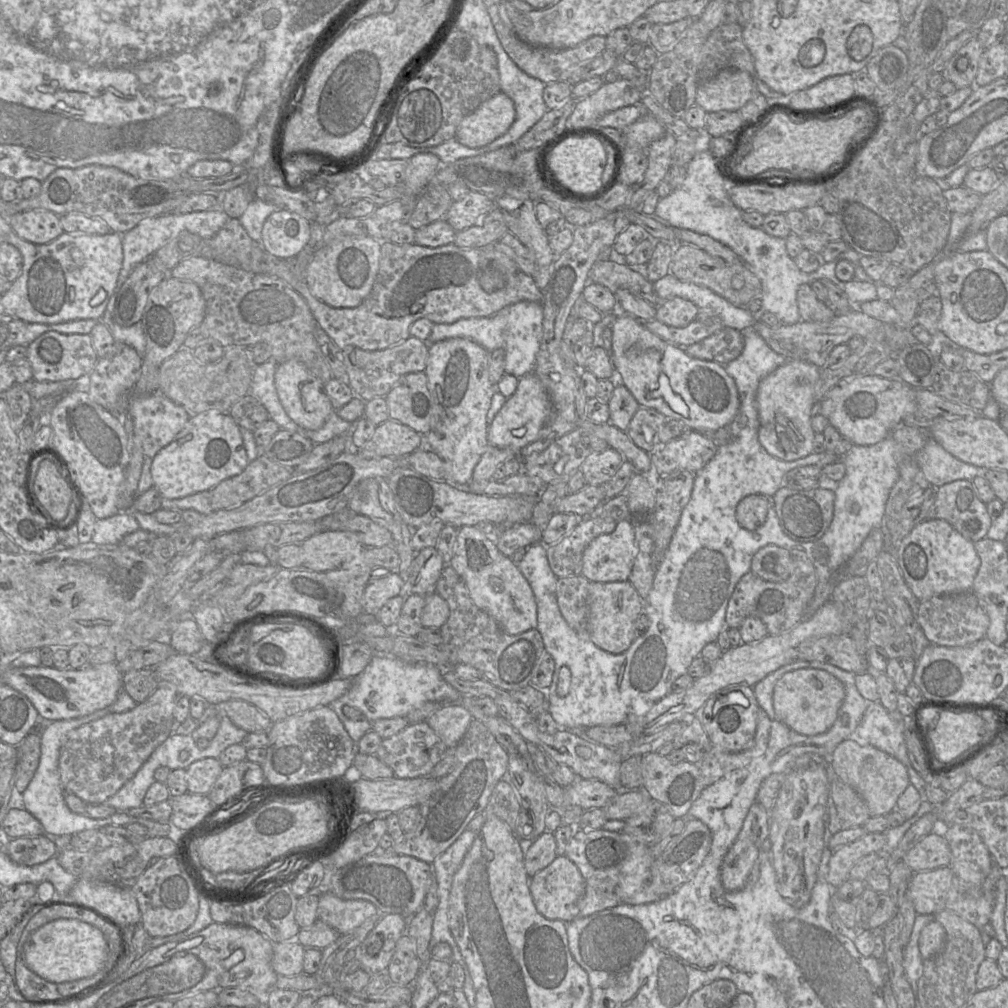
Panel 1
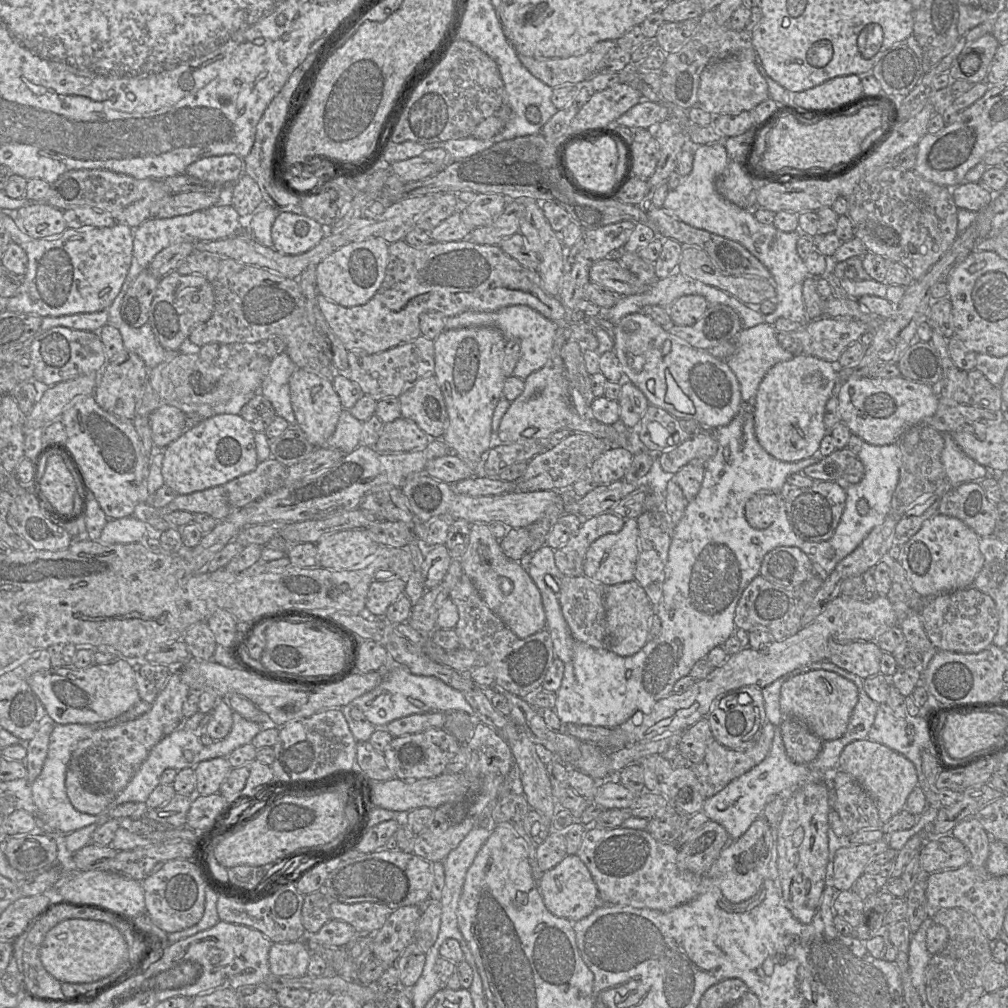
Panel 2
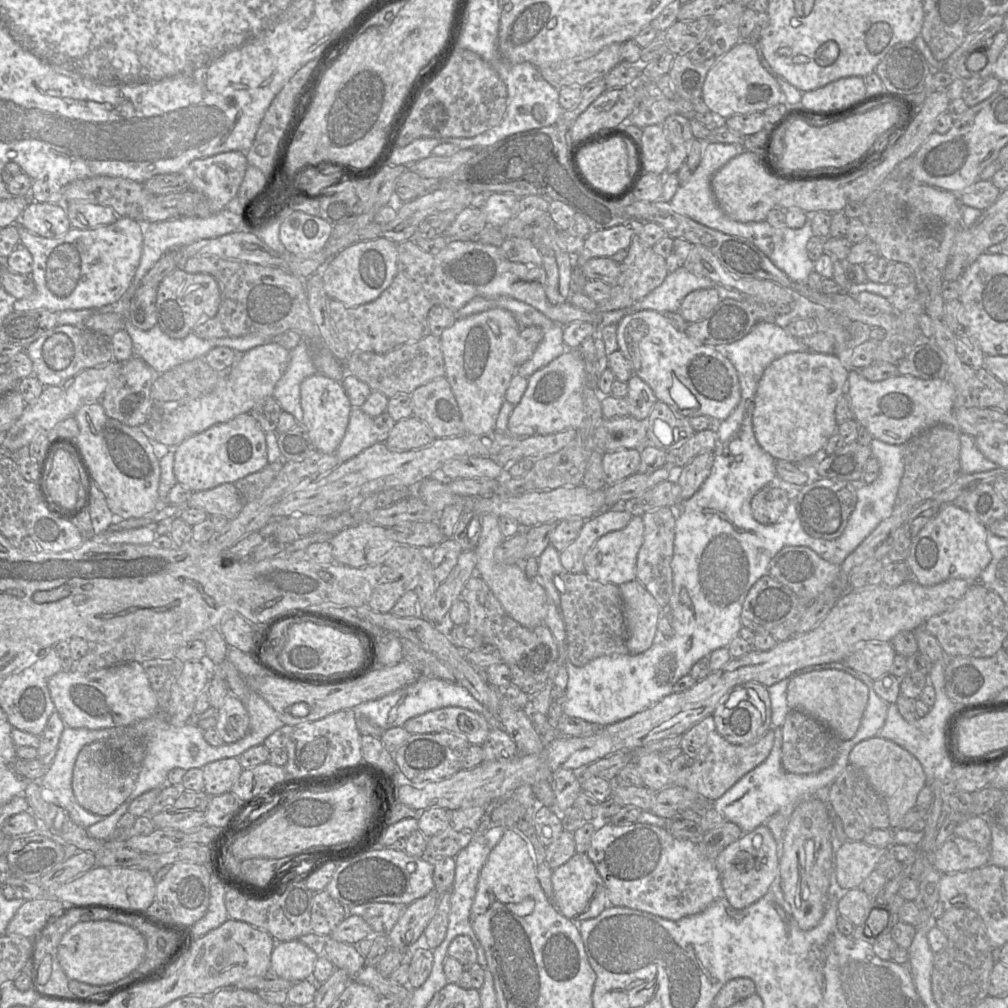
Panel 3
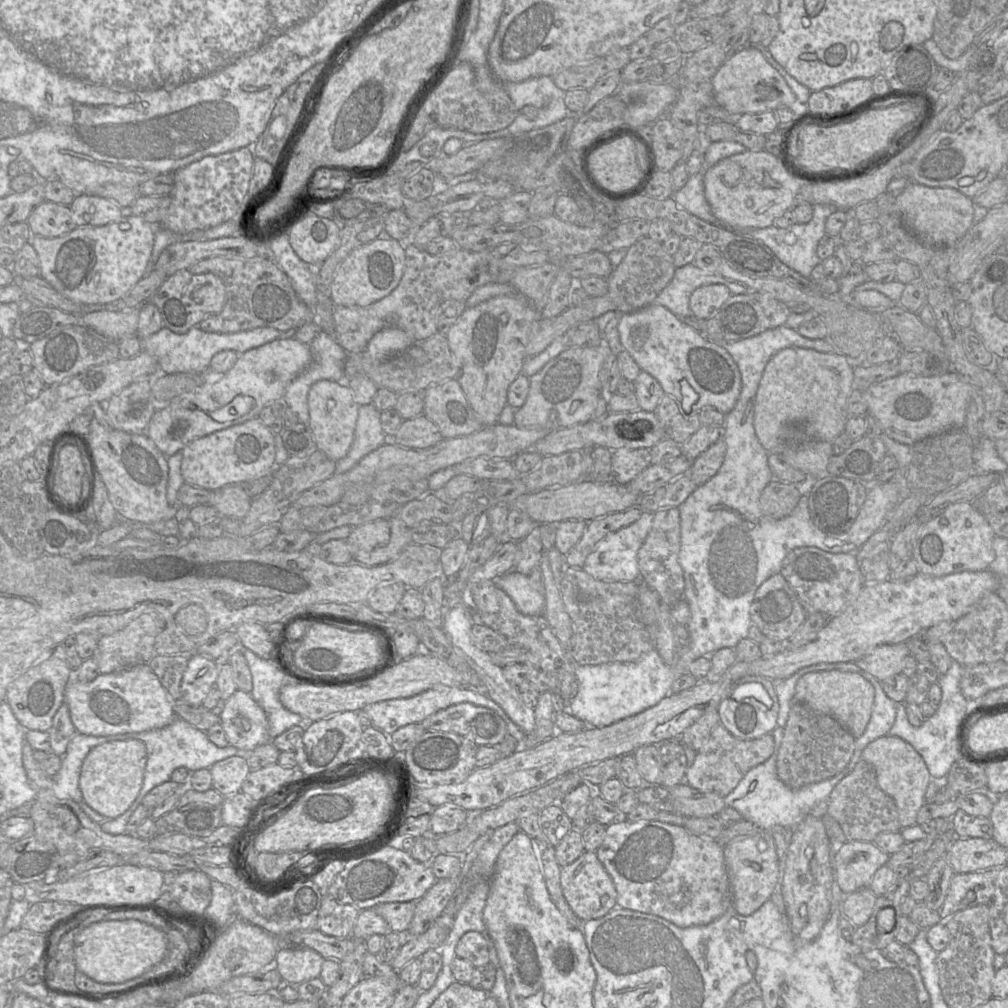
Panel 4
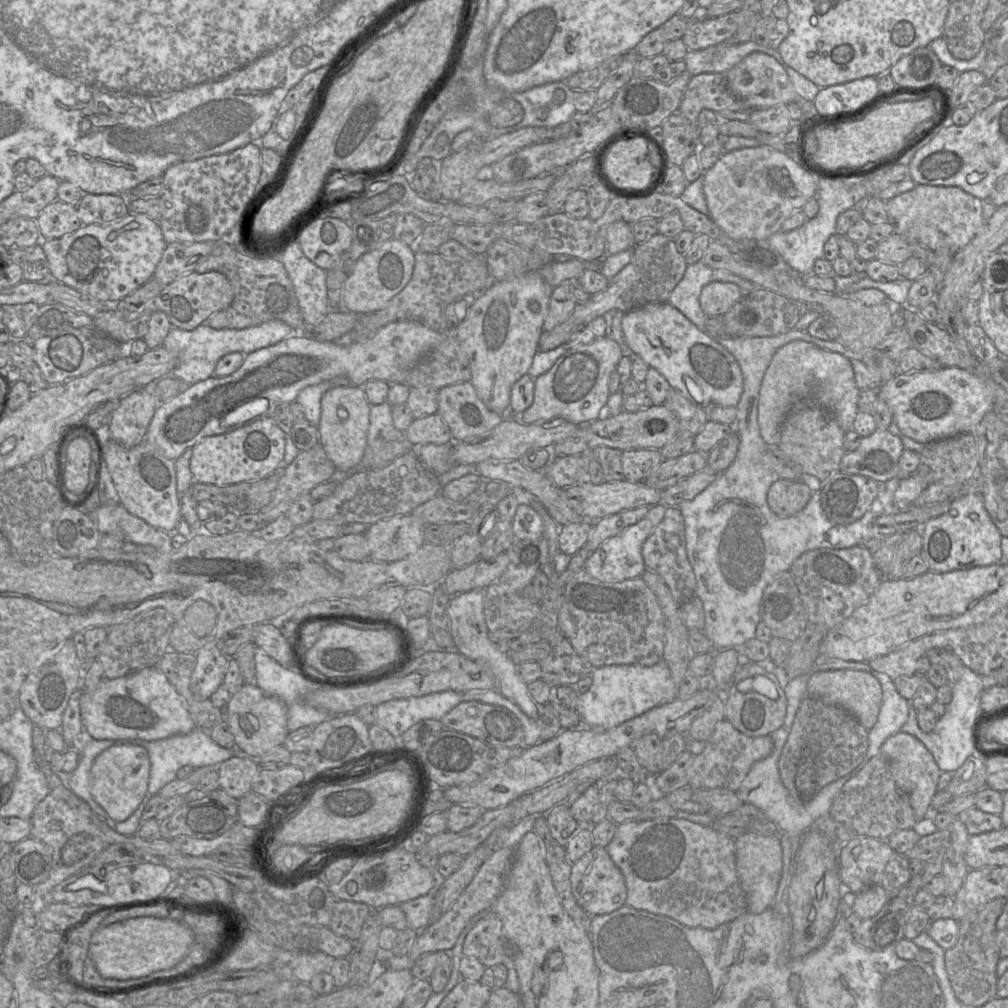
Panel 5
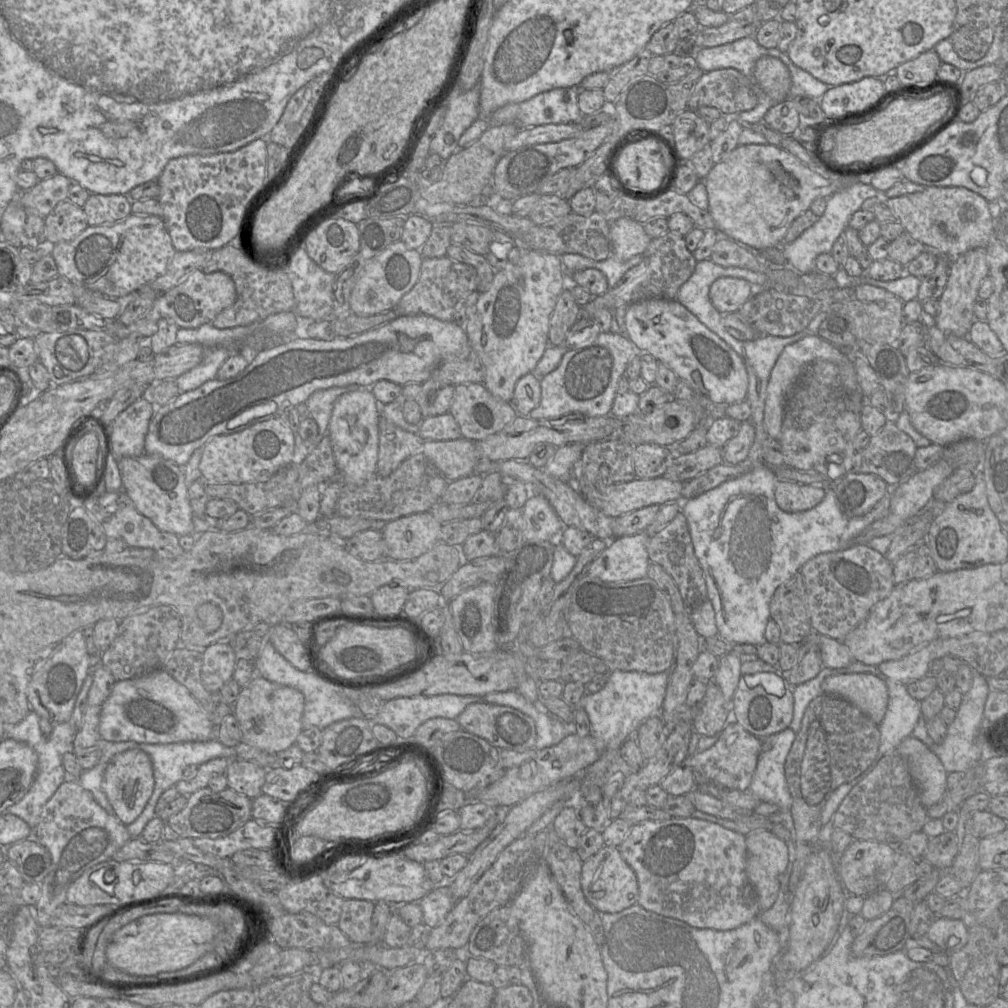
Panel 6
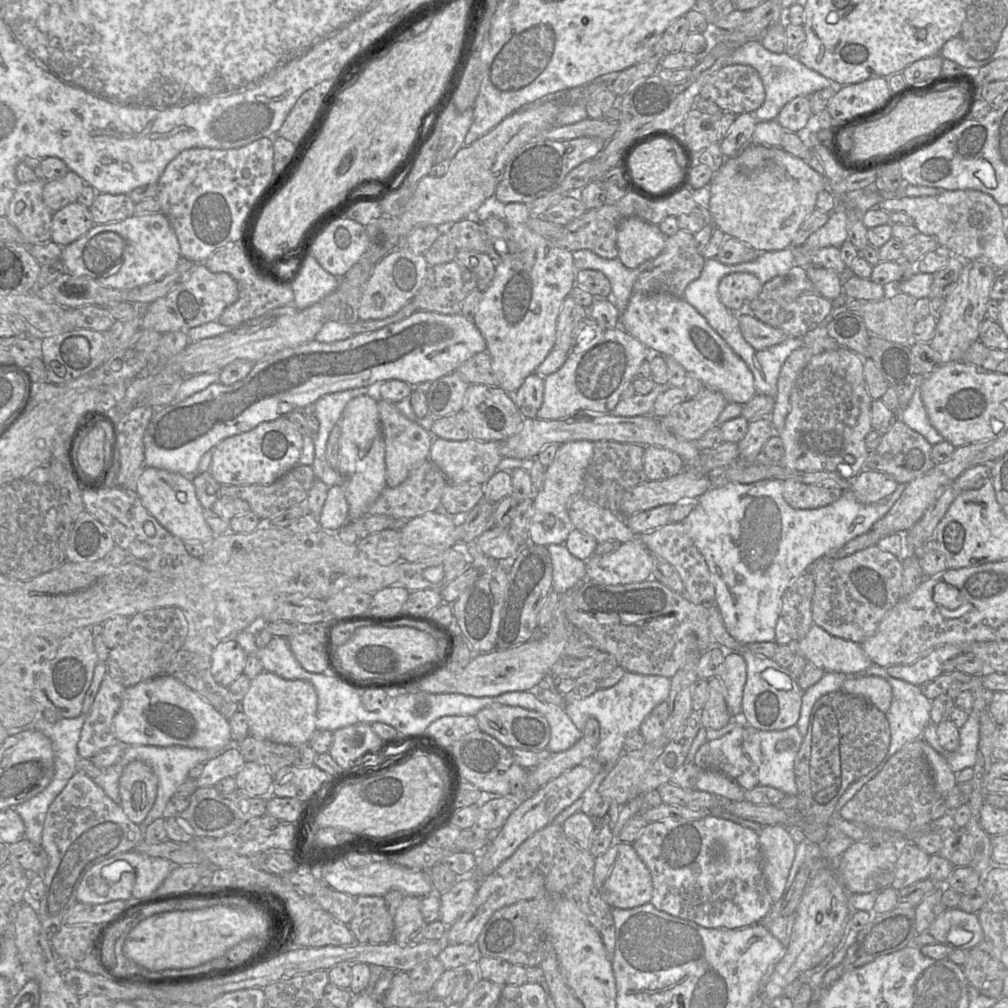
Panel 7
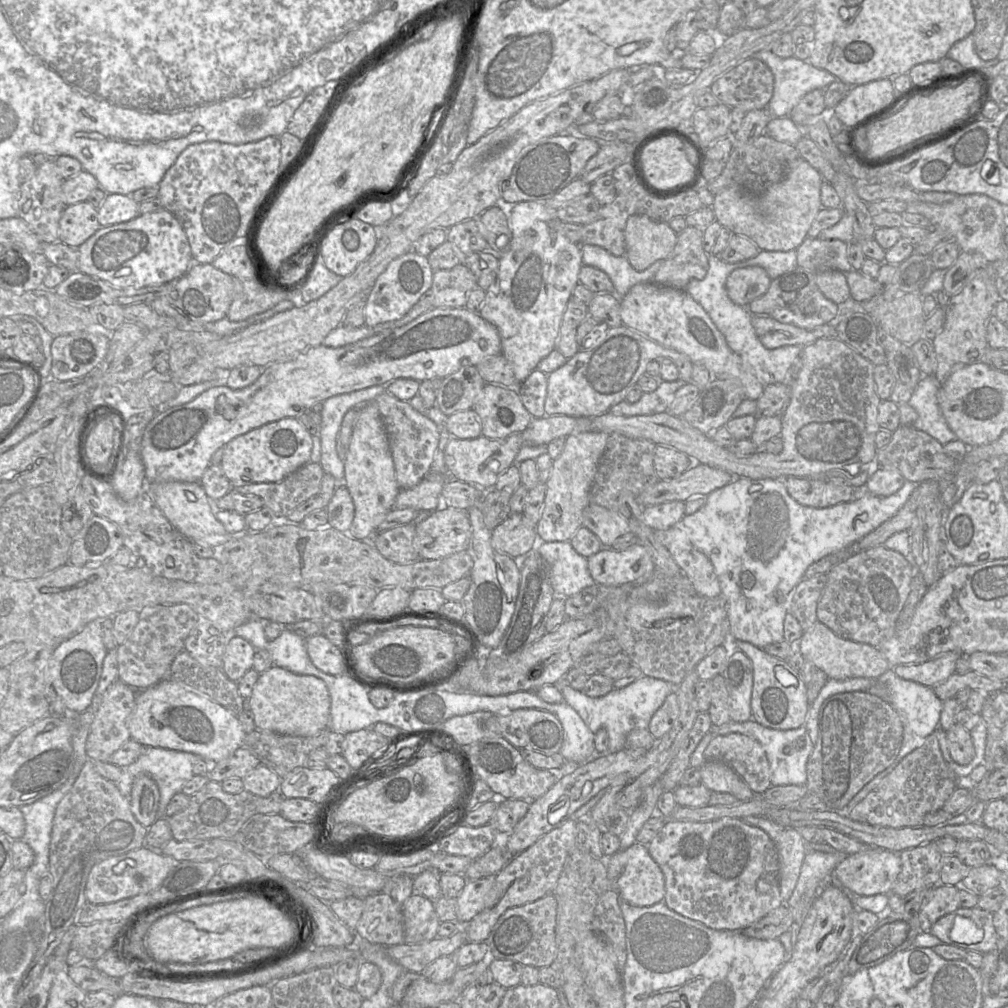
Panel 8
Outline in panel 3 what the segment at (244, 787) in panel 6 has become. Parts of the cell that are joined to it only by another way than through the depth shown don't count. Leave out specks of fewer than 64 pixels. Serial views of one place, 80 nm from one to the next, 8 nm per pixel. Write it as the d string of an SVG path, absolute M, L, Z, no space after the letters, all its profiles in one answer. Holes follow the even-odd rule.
M223 758L202 767L204 777L204 792L209 796L230 792L238 780L242 767L237 758Z

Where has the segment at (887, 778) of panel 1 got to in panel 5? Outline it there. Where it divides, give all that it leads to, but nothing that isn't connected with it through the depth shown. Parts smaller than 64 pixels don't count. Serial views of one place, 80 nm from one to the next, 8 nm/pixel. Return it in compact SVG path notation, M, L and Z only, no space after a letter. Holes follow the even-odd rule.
M904 732L887 738L880 753L888 761L890 774L897 787L907 795L917 820L924 818L937 792L937 783L942 773L932 754L917 738Z

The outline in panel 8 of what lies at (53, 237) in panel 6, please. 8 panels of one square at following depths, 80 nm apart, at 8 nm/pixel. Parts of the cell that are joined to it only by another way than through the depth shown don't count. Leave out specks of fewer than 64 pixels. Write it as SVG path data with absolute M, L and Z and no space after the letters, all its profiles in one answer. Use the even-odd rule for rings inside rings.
M89 202L68 205L59 221L59 241L77 249L100 227L97 208Z

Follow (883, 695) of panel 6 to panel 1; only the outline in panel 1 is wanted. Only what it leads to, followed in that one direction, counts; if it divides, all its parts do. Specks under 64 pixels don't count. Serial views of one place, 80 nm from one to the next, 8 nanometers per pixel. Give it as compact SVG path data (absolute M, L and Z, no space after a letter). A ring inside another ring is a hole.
M815 668L797 669L784 674L775 684L773 706L776 720L799 734L819 735L832 727L844 698L844 685L832 674Z

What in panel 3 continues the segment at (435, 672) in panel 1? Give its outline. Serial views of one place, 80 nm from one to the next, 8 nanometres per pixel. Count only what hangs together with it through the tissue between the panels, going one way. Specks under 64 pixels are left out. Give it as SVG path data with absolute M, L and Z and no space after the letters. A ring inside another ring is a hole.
M419 677L398 691L357 705L352 711L355 713L356 725L361 735L380 738L385 730L402 727L406 721L413 717L445 707L459 707L477 712L484 716L490 727L497 727L503 730L503 725L498 715L484 707L460 684L434 677ZM361 713L368 716L372 722L361 722Z

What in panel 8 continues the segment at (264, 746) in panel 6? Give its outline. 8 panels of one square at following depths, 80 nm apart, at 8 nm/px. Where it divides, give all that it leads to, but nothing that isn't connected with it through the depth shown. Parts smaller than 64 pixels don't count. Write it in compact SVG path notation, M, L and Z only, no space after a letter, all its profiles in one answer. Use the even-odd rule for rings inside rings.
M278 666L262 672L253 688L252 695L246 699L254 715L257 729L268 730L283 735L308 737L324 731L330 719L330 694L323 680L312 675L299 675Z

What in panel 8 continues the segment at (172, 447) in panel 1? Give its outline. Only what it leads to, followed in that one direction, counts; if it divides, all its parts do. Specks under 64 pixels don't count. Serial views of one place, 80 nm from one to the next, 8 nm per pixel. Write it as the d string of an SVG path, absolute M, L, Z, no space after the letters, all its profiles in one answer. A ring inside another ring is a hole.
M286 417L237 436L223 447L220 466L233 487L279 482L307 464L312 435L295 418Z

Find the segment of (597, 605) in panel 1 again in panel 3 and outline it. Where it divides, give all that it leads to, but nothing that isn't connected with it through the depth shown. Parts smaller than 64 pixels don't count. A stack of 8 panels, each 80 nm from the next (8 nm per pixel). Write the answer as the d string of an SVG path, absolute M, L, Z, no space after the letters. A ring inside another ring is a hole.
M636 579L619 585L626 628L626 647L637 655L654 643L660 606L650 592Z

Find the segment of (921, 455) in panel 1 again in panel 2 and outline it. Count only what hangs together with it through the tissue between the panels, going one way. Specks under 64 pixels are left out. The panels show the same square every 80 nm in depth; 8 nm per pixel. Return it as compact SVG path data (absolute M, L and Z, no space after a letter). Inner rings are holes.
M945 435L941 460L951 486L988 477L989 469L968 457L954 442L951 435Z

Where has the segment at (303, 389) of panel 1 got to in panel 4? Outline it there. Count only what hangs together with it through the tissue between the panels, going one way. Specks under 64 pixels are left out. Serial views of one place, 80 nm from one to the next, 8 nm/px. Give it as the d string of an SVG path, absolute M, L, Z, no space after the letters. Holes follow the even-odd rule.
M320 380L308 392L308 410L311 431L317 450L337 462L345 457L353 442L359 405L354 401L351 389L334 381Z

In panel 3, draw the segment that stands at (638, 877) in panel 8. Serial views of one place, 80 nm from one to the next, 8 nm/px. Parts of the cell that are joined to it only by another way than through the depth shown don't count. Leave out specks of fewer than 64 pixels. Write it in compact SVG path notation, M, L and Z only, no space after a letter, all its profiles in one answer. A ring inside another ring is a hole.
M586 853L574 854L565 864L552 871L553 904L571 921L584 921L597 917L608 907L608 891L595 865Z

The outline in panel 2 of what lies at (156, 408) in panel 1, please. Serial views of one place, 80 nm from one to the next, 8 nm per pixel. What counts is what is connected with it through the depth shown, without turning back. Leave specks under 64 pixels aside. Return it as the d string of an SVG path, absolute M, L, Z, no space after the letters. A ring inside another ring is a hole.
M163 404L149 416L153 445L165 449L187 428L187 417L178 407Z

